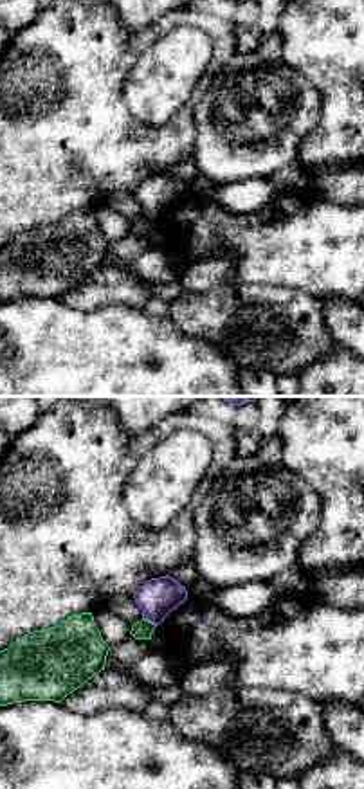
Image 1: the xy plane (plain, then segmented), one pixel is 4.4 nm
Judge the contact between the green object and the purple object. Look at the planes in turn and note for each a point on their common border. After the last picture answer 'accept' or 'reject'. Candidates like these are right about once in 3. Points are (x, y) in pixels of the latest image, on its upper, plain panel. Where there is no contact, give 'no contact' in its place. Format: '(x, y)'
(150, 218)

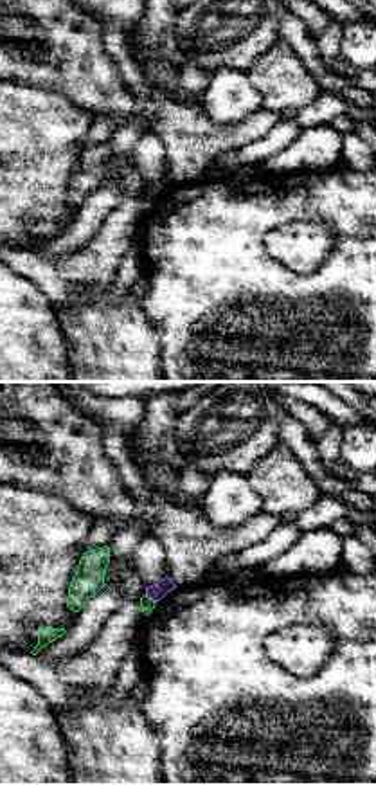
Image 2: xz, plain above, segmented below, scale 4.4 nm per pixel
(148, 195)

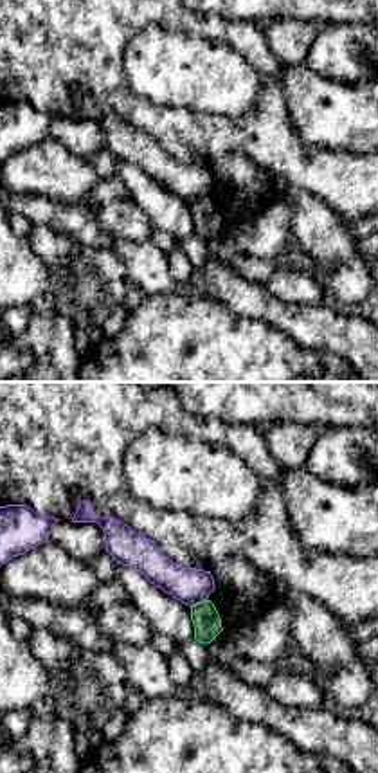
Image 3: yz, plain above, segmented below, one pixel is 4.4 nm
(200, 199)

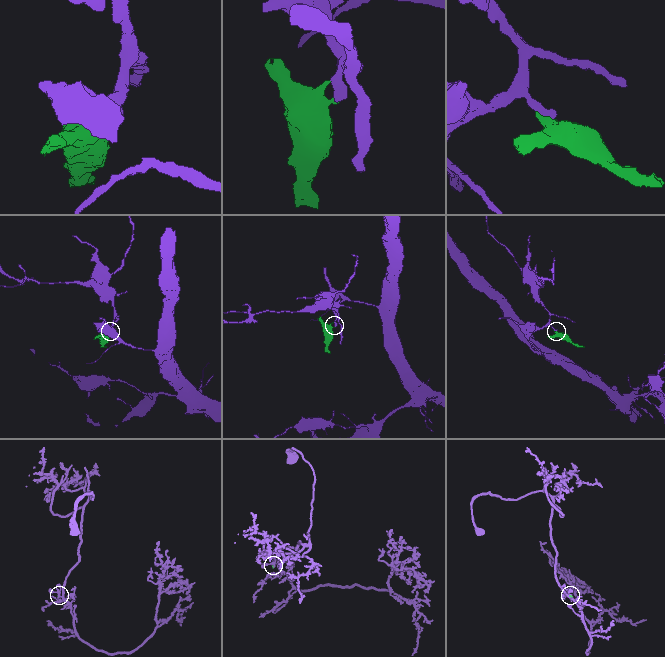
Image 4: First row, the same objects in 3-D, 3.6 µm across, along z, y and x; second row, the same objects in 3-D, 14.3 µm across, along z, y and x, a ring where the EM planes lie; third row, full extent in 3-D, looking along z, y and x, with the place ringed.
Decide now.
reject

